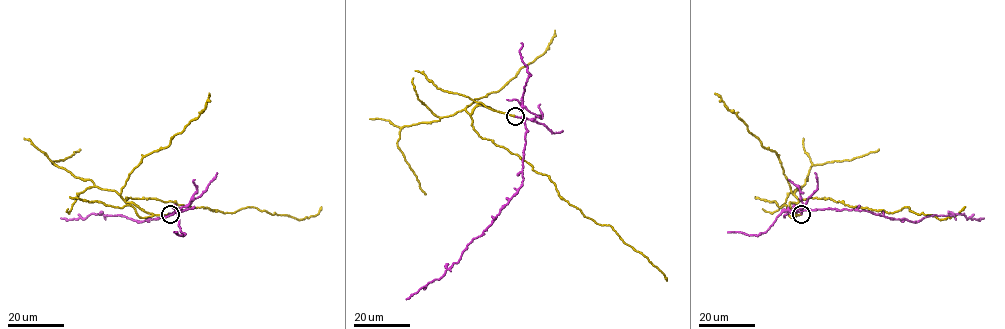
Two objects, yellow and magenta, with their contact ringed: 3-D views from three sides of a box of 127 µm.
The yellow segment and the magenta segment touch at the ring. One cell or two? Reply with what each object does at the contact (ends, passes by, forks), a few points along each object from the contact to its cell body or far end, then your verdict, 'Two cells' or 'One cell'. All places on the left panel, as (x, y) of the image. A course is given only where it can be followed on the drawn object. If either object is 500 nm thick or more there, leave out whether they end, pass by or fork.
At the ring yellow ends. At the ring magenta ends. Course of yellow: (170, 214), (154, 215), (125, 201), (151, 198), (224, 213), (253, 207), (299, 220), (316, 215), (321, 206). Course of magenta: (170, 214), (141, 222), (122, 215), (93, 213), (84, 218), (61, 217). Two cells

